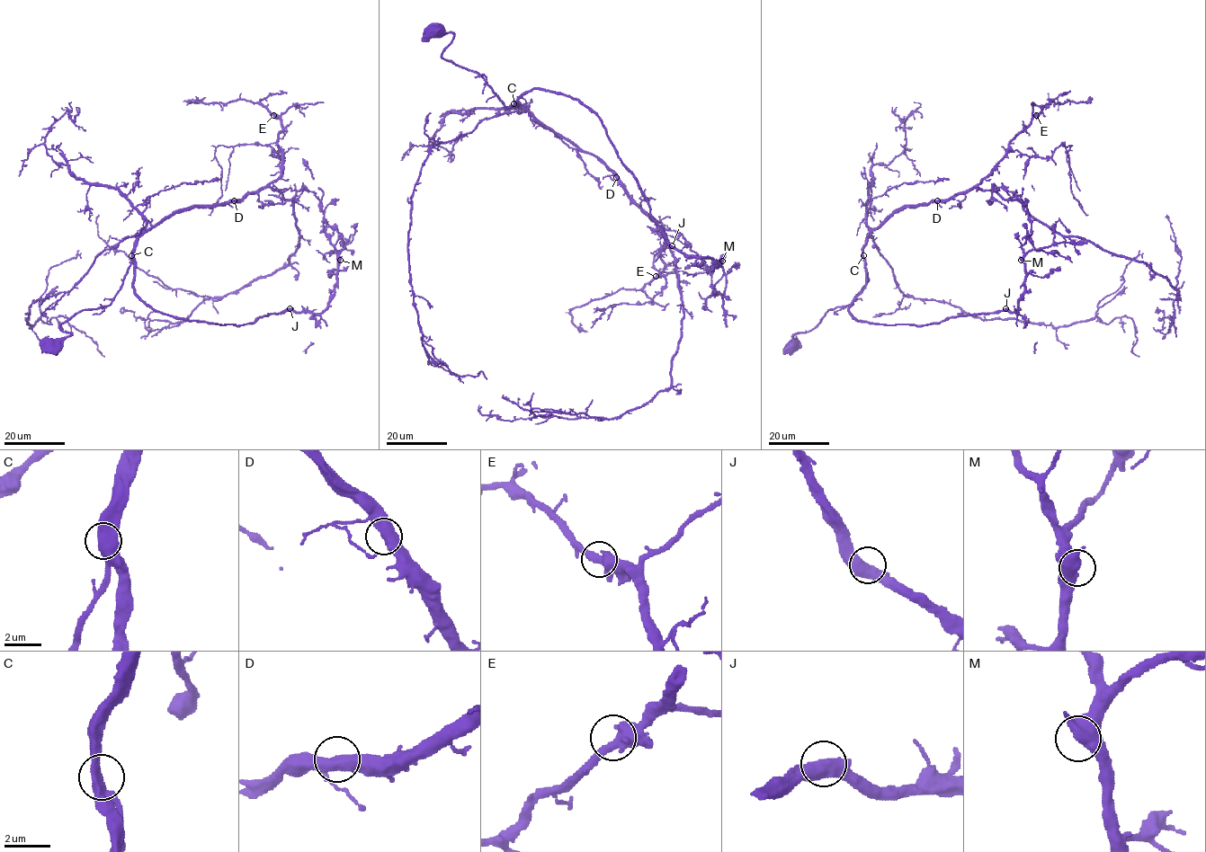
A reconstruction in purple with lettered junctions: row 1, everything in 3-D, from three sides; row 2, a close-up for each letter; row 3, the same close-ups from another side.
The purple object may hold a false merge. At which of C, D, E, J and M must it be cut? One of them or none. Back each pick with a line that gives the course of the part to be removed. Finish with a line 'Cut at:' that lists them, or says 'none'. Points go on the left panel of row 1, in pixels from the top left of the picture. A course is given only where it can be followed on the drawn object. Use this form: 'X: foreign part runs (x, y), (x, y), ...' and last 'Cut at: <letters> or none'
Cut at: none

